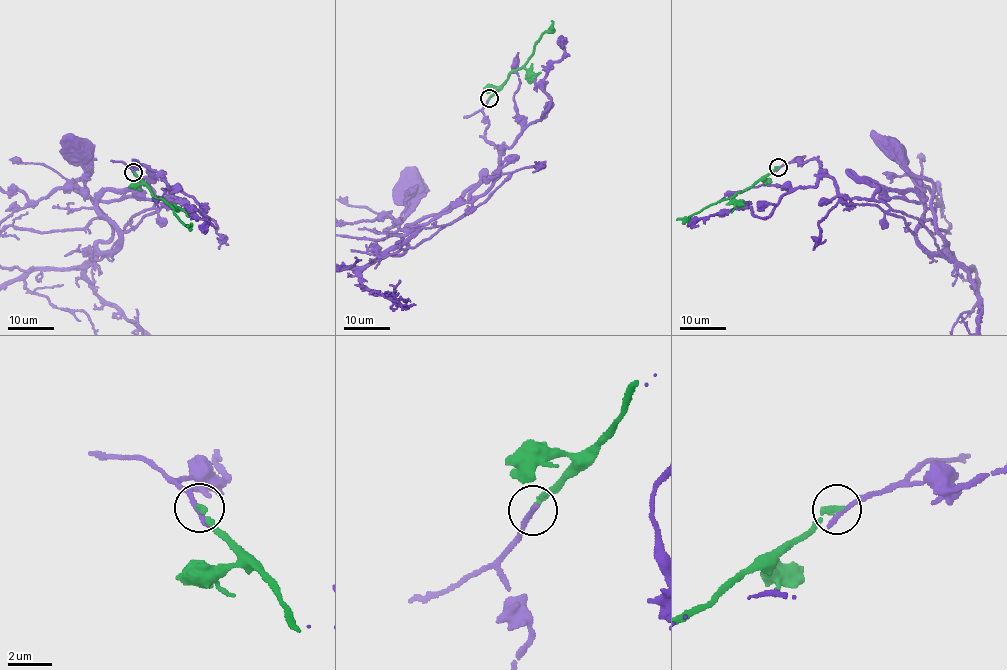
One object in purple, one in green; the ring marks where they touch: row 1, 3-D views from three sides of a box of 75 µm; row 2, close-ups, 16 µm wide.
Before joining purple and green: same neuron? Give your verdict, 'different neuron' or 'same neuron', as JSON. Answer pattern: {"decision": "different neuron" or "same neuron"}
{"decision": "different neuron"}

